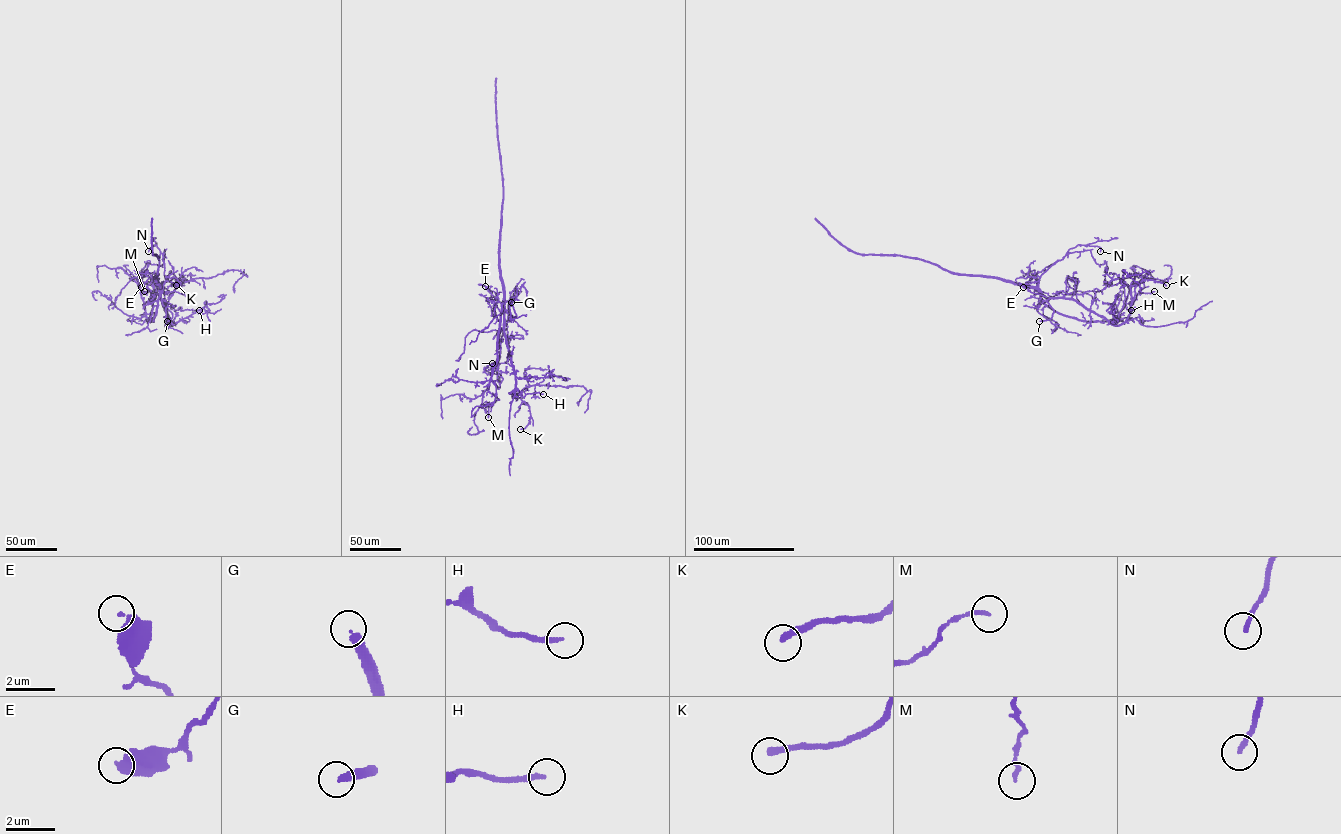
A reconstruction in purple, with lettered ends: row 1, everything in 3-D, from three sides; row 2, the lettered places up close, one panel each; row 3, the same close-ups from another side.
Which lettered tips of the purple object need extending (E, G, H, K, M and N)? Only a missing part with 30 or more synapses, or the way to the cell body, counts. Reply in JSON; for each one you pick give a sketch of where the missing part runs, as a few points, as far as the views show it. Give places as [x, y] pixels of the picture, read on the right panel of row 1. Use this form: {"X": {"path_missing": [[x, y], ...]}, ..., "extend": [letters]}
{"G": {"path_missing": [[1039, 321], [1022, 329], [1021, 338]]}, "extend": ["G"]}

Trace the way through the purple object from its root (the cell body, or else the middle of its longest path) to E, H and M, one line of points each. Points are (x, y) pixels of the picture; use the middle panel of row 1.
E: (503, 304), (503, 300), (500, 302), (485, 286)
H: (503, 304), (504, 336), (515, 387), (523, 397), (535, 392), (543, 394)
M: (503, 304), (497, 360), (487, 388), (497, 399), (488, 404), (488, 417)

